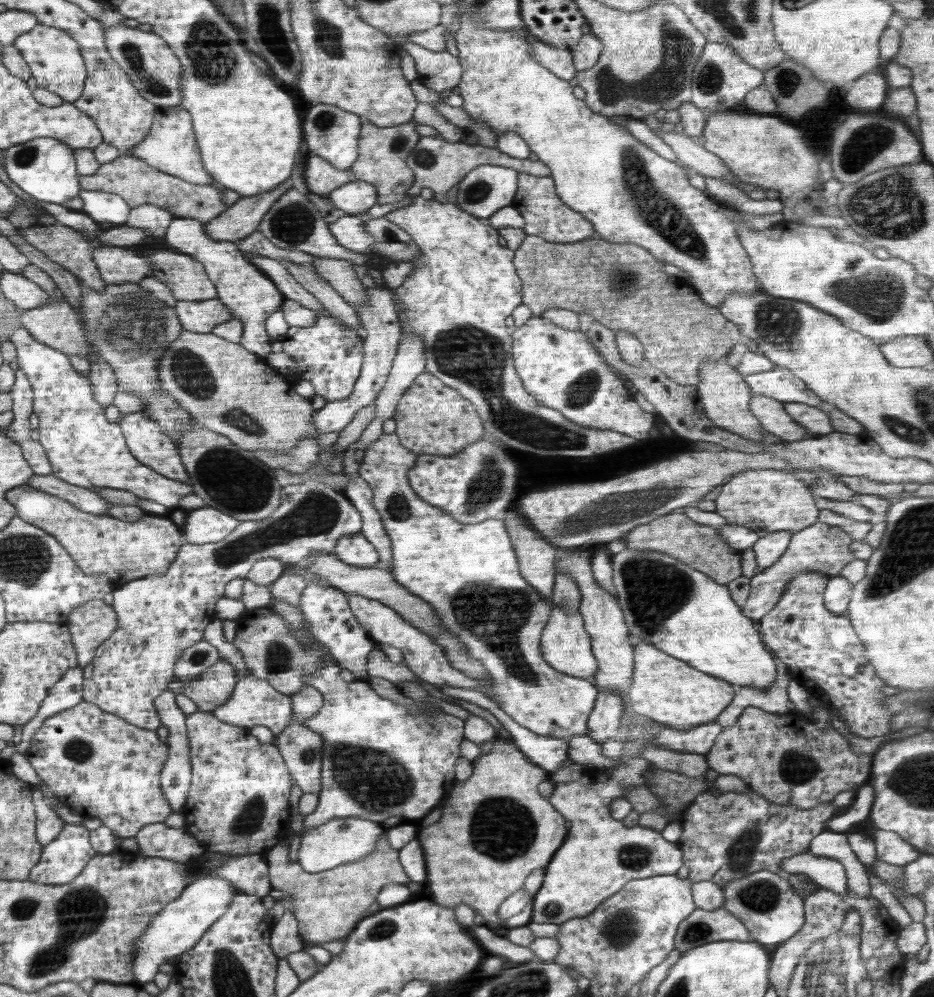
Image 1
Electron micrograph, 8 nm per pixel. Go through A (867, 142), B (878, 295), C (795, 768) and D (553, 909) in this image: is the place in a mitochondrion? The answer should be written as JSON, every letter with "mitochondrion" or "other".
{"A":"mitochondrion","B":"mitochondrion","C":"mitochondrion","D":"mitochondrion"}

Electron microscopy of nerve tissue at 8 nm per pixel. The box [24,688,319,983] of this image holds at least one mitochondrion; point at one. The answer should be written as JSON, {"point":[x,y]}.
{"point":[80,912]}

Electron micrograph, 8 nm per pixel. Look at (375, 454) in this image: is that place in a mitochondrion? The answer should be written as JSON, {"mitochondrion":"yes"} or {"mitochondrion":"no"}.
{"mitochondrion":"no"}

